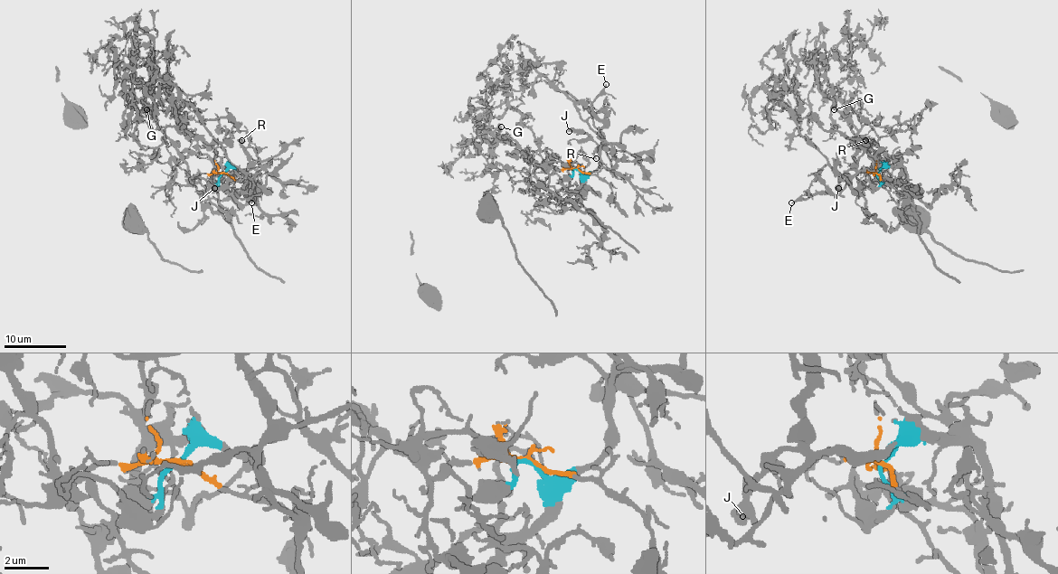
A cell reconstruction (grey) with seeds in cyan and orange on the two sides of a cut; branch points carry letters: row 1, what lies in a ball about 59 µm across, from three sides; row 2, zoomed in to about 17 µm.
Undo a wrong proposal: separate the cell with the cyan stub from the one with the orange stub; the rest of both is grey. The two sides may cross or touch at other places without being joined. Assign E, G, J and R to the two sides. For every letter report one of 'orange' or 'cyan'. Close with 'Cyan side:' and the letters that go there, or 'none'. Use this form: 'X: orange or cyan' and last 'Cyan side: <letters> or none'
E: cyan
G: orange
J: cyan
R: cyan
Cyan side: E, J, R

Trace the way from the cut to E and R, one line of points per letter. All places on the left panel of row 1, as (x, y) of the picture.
E: (222, 174), (229, 168), (244, 170), (243, 193), (248, 195), (240, 192), (239, 196), (250, 202)
R: (222, 174), (229, 168), (244, 170), (248, 167), (250, 155), (241, 141)

